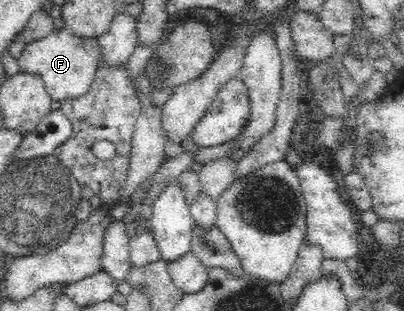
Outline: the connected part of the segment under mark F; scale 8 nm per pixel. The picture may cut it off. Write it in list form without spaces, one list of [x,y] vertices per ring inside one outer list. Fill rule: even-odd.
[[[57,27],[48,35],[25,43],[18,57],[18,65],[23,72],[41,75],[47,94],[62,101],[79,97],[89,90],[100,56],[98,37],[78,37],[69,32],[67,27]]]

